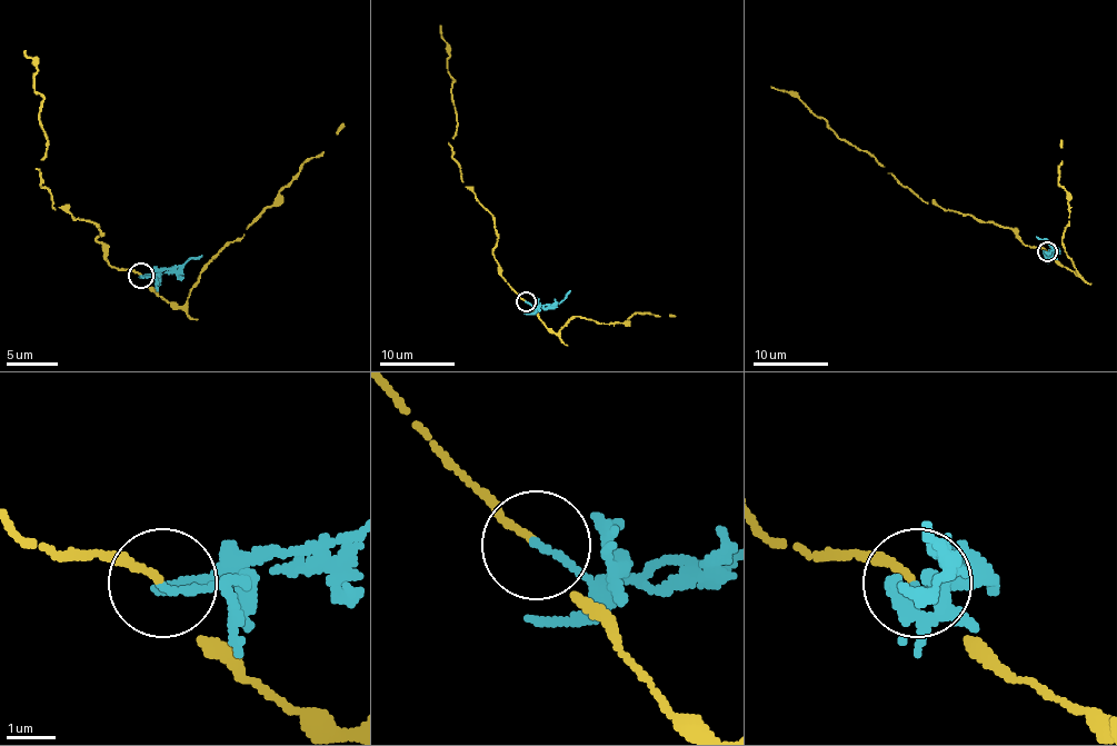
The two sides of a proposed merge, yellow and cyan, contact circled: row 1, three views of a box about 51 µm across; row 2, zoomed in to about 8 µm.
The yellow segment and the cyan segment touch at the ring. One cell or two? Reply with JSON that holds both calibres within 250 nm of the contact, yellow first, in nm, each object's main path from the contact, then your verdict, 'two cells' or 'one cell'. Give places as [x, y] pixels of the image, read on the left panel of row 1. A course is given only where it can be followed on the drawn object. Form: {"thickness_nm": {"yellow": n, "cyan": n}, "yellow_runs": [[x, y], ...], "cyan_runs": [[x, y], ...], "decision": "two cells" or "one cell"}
{"thickness_nm": {"yellow": 130, "cyan": 150}, "yellow_runs": [[141, 275], [116, 269], [96, 239], [98, 226], [51, 205], [36, 169], [47, 146], [36, 63], [23, 51]], "cyan_runs": [[141, 275], [186, 265], [201, 254]], "decision": "two cells"}

